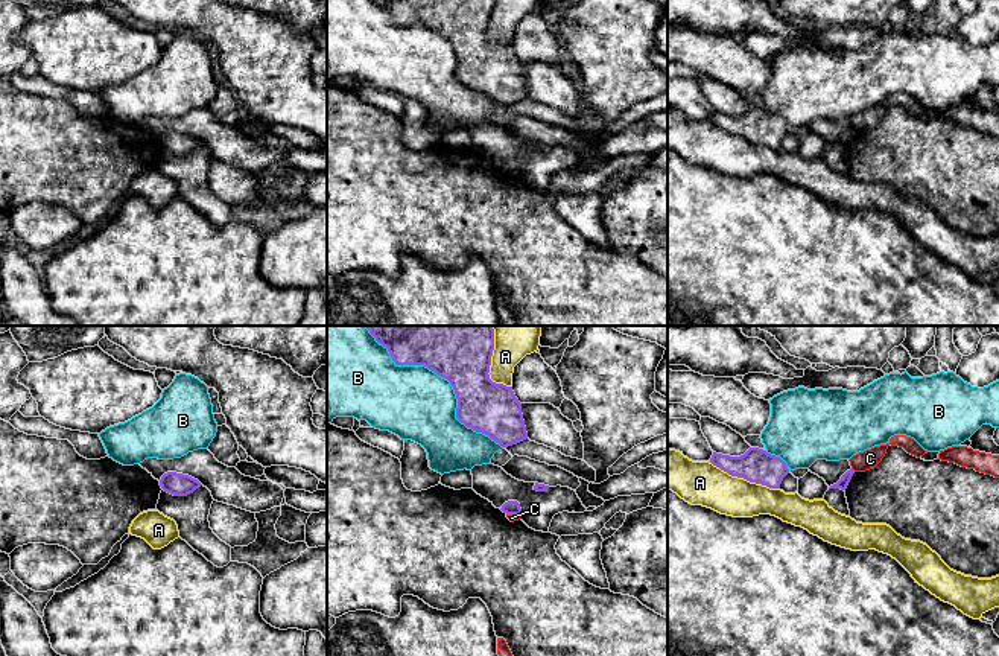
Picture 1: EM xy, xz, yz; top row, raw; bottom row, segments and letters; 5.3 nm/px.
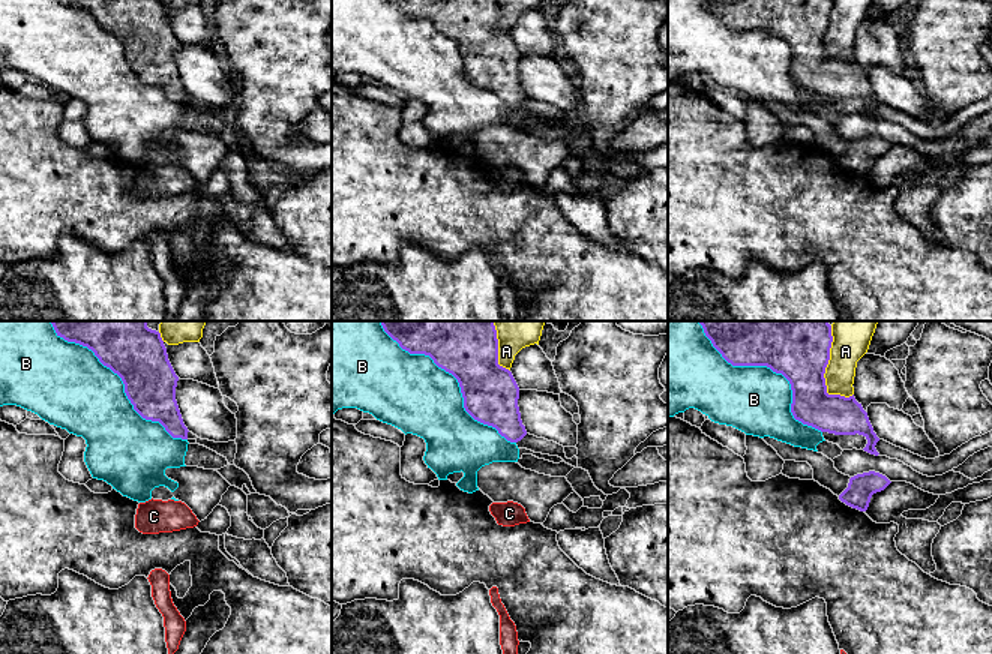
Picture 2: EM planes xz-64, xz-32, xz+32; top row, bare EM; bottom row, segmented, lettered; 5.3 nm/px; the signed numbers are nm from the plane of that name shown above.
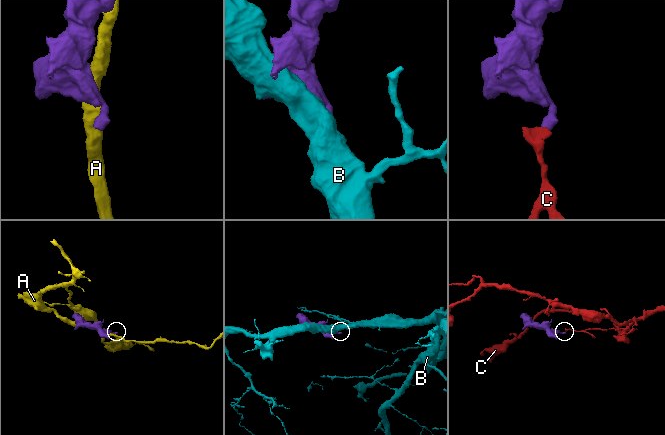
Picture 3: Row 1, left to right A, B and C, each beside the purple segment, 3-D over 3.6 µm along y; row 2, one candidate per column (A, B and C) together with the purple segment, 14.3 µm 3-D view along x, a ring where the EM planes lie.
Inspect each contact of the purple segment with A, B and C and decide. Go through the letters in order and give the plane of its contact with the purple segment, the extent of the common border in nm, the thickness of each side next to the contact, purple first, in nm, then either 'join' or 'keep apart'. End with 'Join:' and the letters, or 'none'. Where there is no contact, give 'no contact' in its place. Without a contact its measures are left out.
A: contact in xz; length 340 nm; calibres 420 and 260 nm; keep apart
B: contact in xz; length 950 nm; calibres 460 and 380 nm; keep apart
C: contact in xz; length 70 nm; calibres 80 and 40 nm; keep apart
Join: none

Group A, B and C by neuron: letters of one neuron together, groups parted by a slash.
A / B / C

